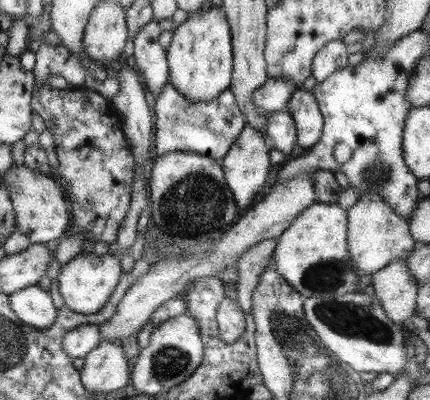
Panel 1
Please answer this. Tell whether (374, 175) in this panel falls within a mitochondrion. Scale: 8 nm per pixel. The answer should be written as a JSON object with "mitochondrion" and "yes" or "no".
{"mitochondrion":"yes"}

